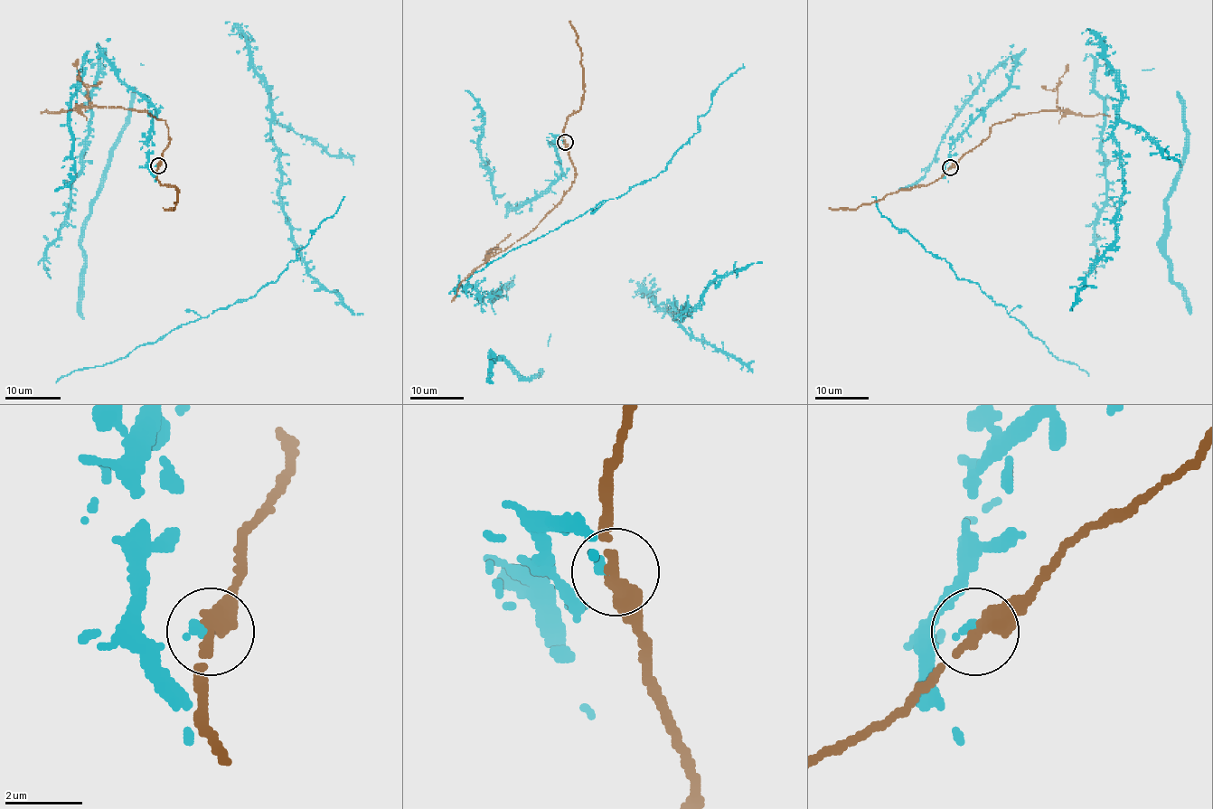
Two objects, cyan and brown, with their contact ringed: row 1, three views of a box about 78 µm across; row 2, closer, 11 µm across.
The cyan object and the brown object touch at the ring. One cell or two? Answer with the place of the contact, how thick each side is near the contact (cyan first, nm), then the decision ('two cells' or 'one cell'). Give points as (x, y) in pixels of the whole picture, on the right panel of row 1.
at (950, 167); 240 nm thick on the cyan side, 360 nm on the other; two cells

